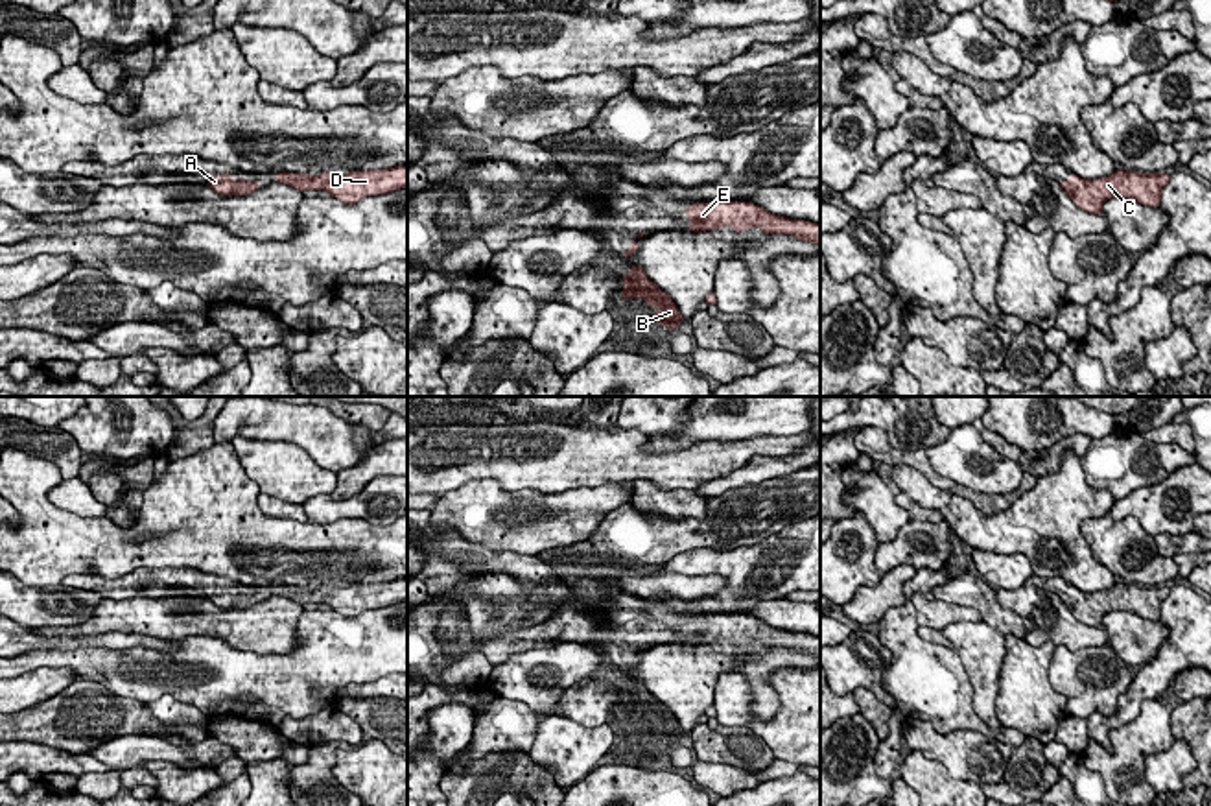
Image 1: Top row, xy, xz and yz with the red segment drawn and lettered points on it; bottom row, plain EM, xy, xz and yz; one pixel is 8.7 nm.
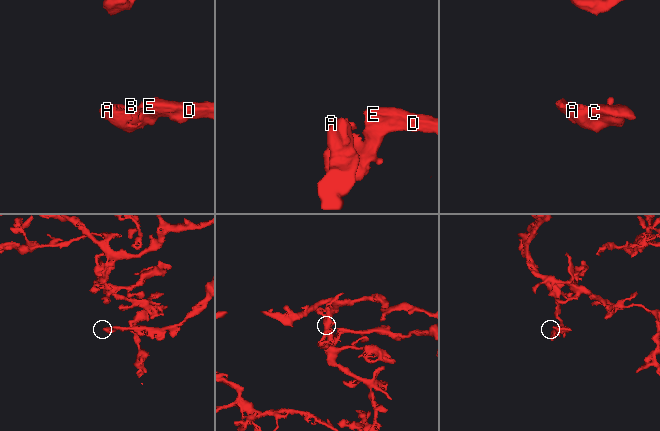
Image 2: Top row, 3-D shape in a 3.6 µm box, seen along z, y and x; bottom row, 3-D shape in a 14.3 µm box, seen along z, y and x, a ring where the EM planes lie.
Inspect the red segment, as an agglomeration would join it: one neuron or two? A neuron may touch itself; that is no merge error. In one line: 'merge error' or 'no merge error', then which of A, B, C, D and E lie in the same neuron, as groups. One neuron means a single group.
no merge error; groups A B C D E

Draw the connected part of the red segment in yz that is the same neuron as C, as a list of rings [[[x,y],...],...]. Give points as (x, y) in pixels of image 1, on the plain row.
[[[1115,583],[1111,588],[1100,592],[1080,592],[1071,587],[1060,599],[1078,622],[1100,627],[1102,618],[1111,610],[1128,610],[1139,618],[1159,620],[1161,603],[1169,594],[1169,587]]]

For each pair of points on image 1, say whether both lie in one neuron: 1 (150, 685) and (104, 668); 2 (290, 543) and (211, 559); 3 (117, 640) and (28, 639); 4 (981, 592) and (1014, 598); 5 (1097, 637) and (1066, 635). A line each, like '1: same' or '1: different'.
1: same
2: same
3: same
4: different
5: same

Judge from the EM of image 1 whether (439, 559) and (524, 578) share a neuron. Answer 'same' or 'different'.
same

